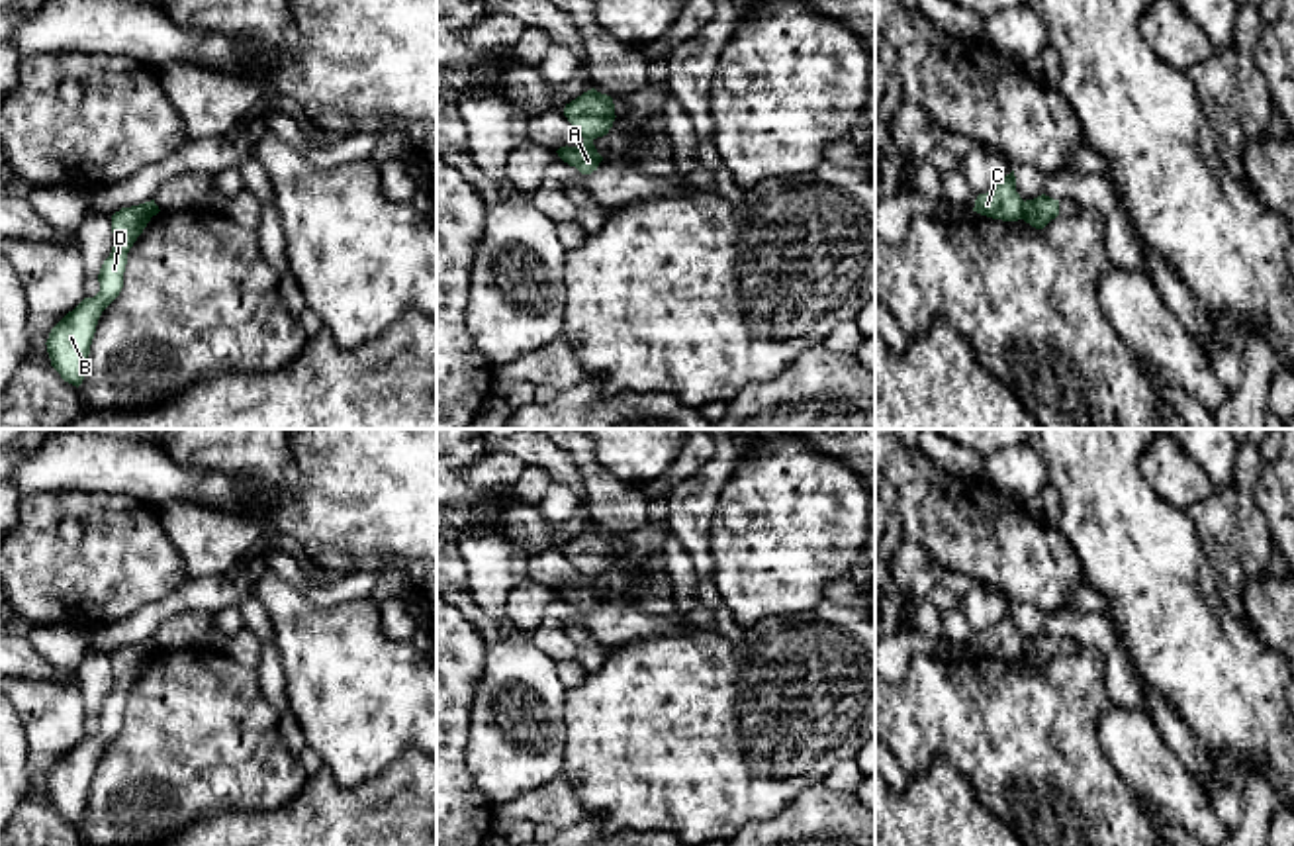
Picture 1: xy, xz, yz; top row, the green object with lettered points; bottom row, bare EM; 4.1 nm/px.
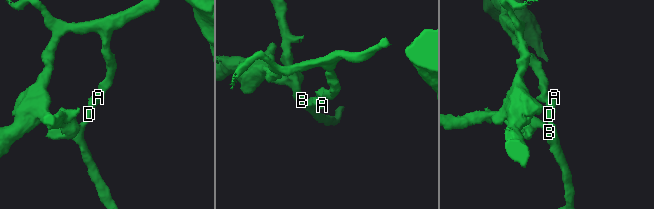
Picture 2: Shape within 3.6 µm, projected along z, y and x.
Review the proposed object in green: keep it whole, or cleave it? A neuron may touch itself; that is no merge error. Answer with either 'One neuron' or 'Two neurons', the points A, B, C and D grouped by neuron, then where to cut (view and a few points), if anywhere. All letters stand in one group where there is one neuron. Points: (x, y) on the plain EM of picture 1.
Two neurons. Groups: A B D / C. Split along yz (1024, 641), (1020, 657)

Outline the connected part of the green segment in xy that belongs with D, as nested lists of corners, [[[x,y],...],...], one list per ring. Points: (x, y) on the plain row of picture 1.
[[[153,640],[121,646],[112,654],[114,685],[104,699],[98,721],[100,730],[84,736],[49,772],[47,791],[51,805],[72,824],[80,824],[88,805],[90,783],[102,750],[119,734],[127,691],[161,648]]]

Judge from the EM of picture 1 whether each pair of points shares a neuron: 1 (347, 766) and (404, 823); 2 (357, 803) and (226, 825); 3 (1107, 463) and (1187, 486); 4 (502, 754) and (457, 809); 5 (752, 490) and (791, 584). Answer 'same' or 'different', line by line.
1: different
2: same
3: different
4: different
5: same

